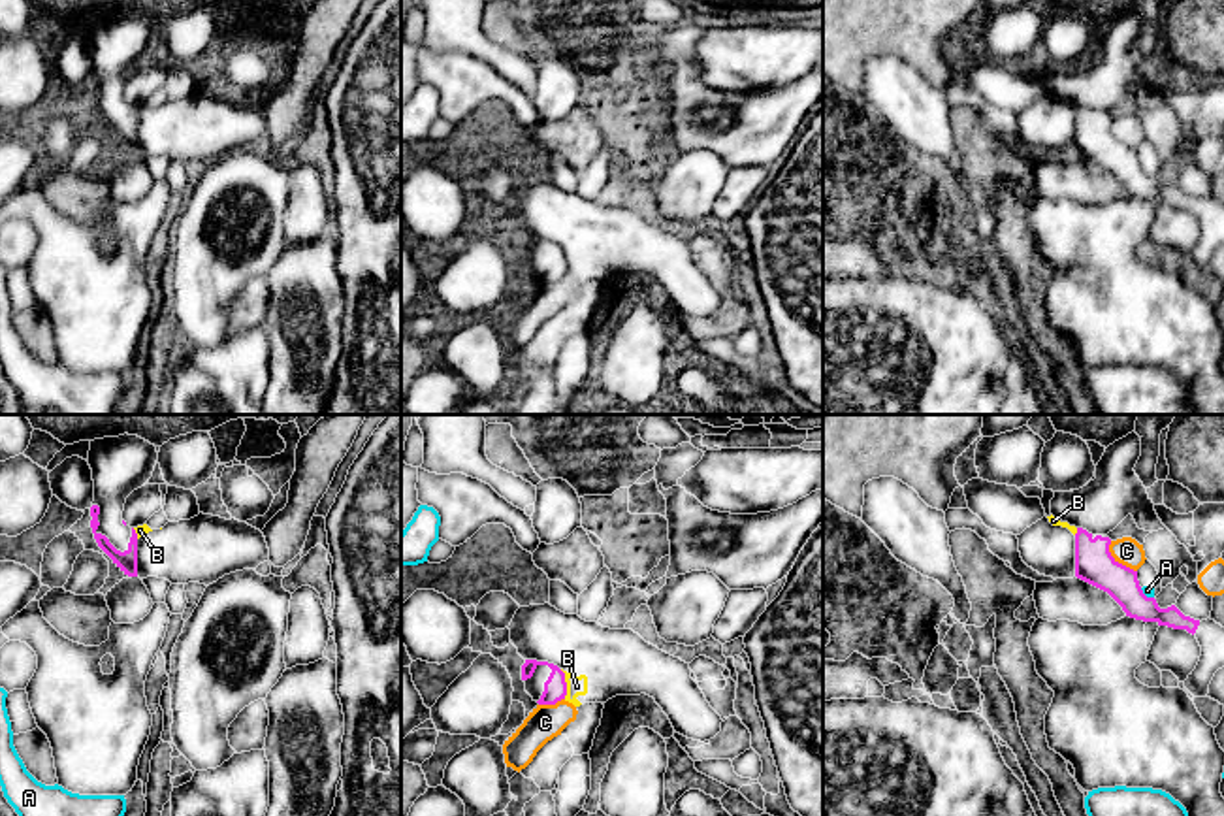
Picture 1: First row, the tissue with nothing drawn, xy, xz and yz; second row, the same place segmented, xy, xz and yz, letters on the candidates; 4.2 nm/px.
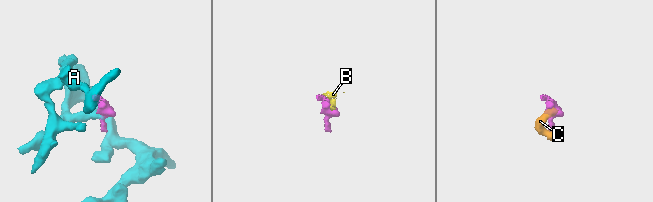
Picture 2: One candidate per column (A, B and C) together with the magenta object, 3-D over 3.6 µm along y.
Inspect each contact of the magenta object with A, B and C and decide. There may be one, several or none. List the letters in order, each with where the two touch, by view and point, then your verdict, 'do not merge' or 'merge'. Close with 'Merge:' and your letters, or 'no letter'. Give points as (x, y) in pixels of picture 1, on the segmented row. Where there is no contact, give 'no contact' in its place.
A: yz (1145, 596) | do not merge
B: xz (565, 685) | do not merge
C: yz (1117, 562) | do not merge
Merge: no letter

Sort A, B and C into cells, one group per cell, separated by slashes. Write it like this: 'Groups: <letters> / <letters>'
Groups: A / B C

